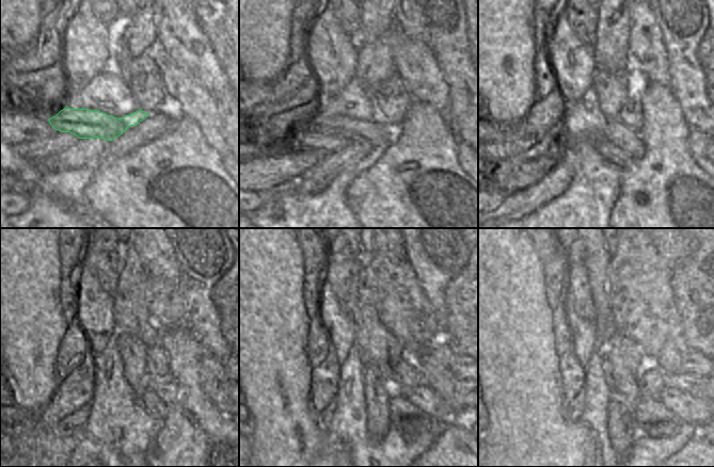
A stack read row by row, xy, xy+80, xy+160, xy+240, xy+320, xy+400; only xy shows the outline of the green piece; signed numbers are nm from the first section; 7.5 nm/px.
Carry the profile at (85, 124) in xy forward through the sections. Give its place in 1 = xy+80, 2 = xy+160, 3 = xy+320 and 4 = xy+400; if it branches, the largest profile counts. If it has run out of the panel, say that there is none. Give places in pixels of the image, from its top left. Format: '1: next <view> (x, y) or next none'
1: next xy+80 (378, 133)
2: next xy+160 (616, 132)
3: next xy+320 (423, 397)
4: next xy+400 (691, 409)

